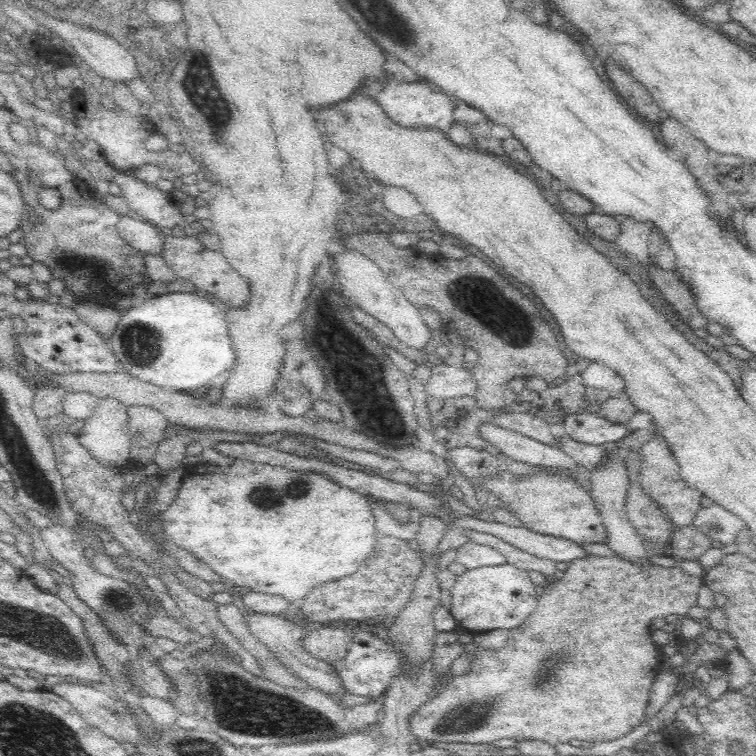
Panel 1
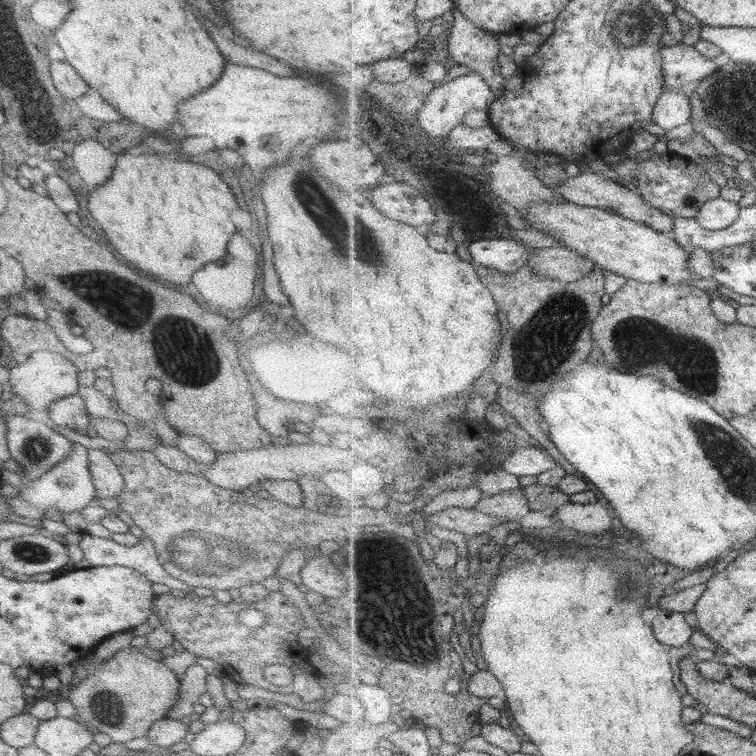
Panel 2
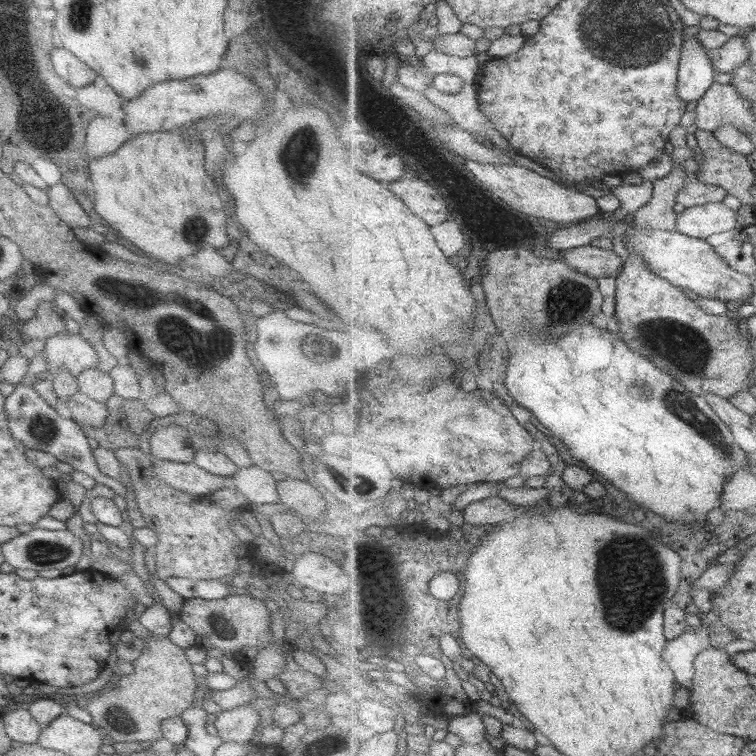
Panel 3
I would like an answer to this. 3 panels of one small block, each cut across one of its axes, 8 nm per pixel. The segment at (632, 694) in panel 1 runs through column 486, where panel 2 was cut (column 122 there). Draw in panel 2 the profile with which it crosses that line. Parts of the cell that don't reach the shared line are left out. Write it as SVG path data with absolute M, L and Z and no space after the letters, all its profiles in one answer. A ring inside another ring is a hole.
M133 646L115 652L92 673L80 676L80 681L69 690L68 700L76 710L75 717L92 731L107 734L112 743L124 743L132 738L145 737L152 722L162 719L178 699L180 683L175 674L161 661L151 660Z

